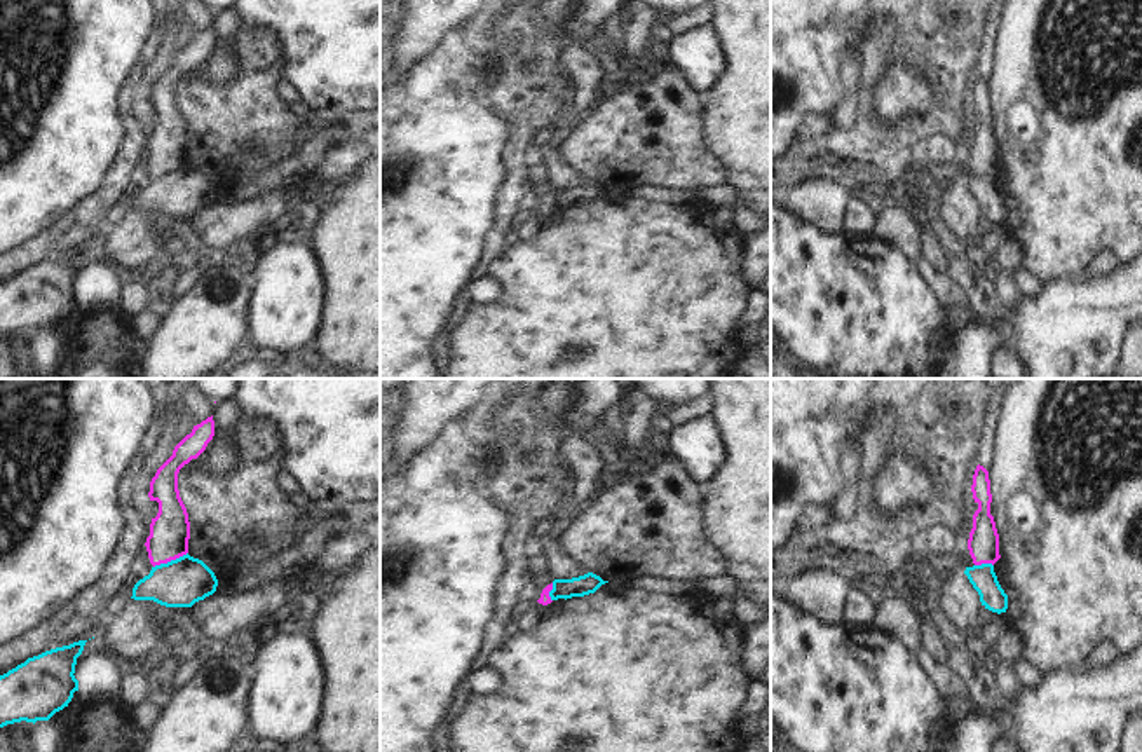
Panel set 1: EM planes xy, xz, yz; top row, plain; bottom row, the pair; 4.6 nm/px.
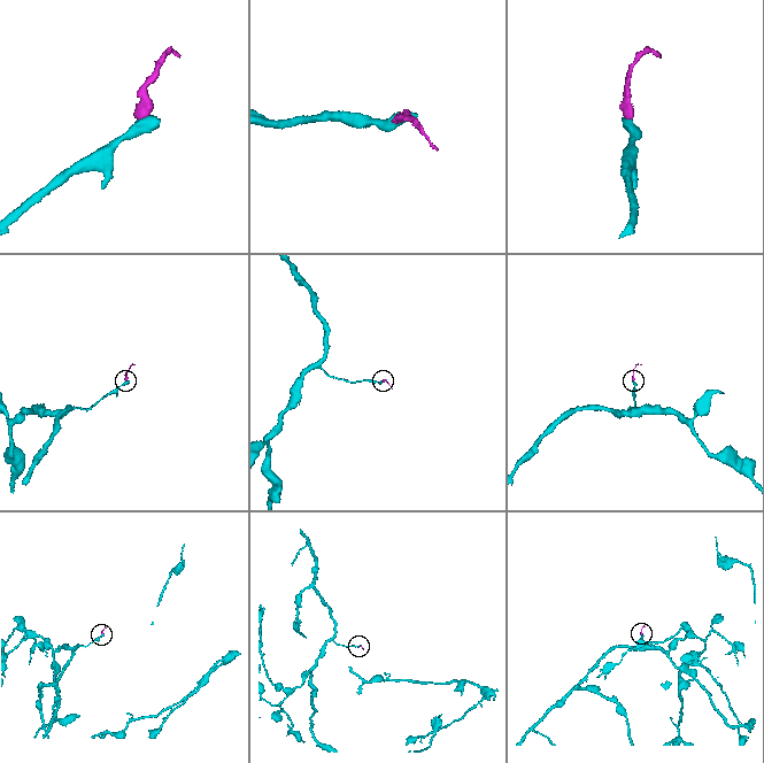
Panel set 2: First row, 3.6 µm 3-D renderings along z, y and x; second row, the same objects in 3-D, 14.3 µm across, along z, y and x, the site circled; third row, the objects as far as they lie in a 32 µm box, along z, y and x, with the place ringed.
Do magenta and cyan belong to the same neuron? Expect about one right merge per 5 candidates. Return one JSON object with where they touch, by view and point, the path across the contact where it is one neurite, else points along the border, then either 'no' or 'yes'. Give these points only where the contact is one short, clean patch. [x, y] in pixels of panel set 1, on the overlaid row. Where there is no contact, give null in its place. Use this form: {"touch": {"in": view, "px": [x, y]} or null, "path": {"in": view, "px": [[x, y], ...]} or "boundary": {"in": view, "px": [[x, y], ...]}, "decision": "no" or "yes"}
{"touch": {"in": "xy", "px": [169, 560]}, "boundary": {"in": "xy", "px": [[187, 552], [154, 567]]}, "decision": "no"}

